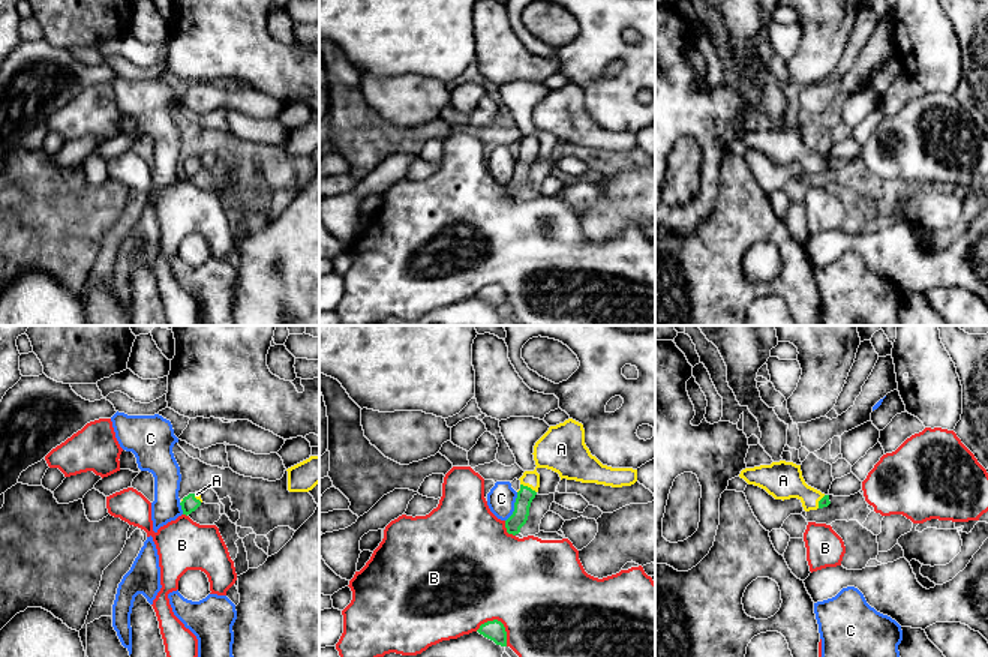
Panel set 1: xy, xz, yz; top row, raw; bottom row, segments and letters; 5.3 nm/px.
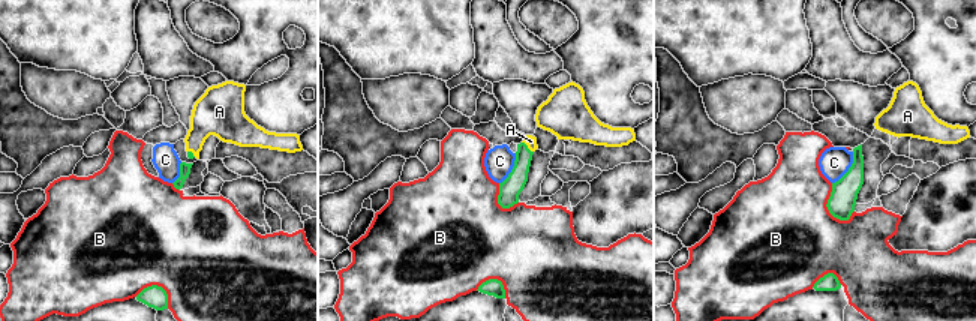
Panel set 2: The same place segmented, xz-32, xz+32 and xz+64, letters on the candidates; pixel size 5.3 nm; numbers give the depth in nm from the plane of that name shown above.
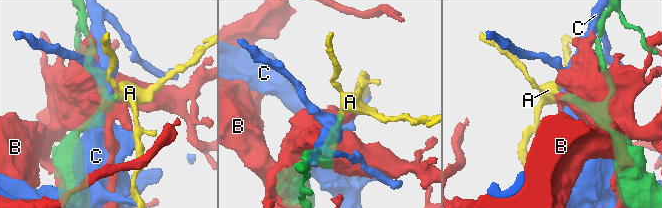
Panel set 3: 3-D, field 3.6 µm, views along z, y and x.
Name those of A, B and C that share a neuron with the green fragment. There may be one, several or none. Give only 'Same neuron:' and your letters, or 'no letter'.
Same neuron: A

